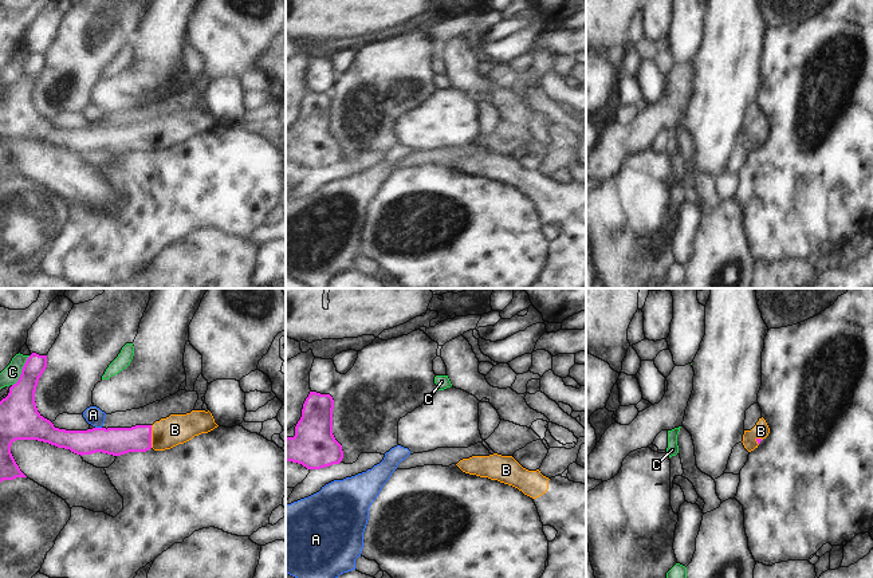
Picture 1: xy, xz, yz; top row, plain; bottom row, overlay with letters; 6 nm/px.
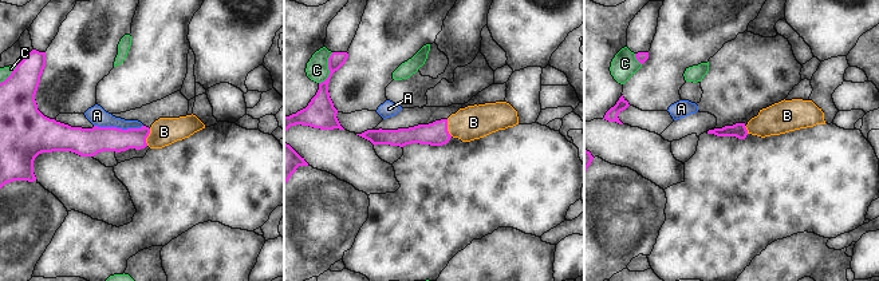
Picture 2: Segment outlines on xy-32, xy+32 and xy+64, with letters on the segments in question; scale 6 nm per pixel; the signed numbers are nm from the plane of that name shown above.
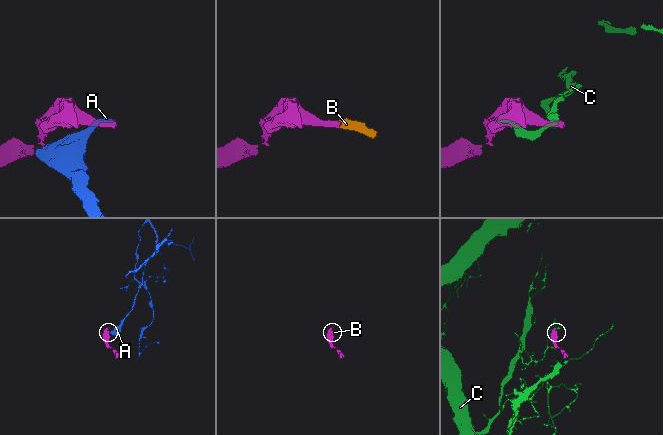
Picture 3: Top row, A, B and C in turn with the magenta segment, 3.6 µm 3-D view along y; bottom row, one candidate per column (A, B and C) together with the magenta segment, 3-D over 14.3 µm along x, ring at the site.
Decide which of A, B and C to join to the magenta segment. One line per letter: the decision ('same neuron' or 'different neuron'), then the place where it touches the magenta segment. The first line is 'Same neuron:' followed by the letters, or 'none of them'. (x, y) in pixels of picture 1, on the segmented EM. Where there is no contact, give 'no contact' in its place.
Same neuron: B
A: different neuron | xy (98, 428)
B: same neuron | xy (150, 436)
C: different neuron | xy (22, 370)

